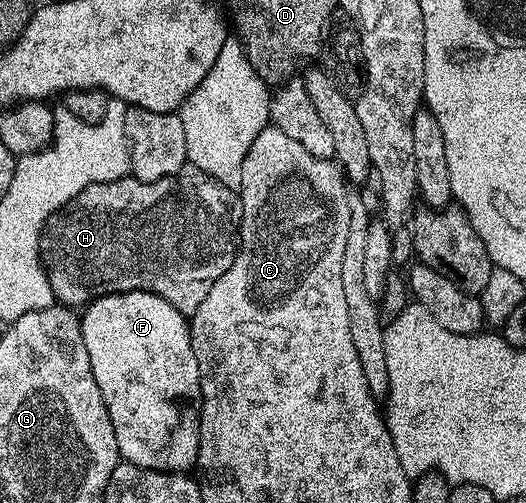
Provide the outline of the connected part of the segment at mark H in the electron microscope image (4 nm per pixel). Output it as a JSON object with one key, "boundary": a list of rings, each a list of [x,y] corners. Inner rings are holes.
{"boundary":[[[193,166],[156,182],[127,178],[89,184],[75,200],[69,200],[47,220],[42,233],[40,255],[54,299],[66,306],[82,306],[113,292],[155,292],[176,306],[176,310],[192,314],[238,255],[241,214],[239,193]]]}

